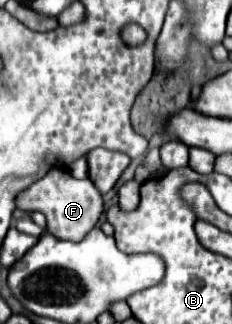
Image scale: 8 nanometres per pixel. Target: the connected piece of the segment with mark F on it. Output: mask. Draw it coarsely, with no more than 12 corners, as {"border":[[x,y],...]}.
{"border":[[52,168],[16,196],[46,230],[80,242],[104,214],[92,180]]}

